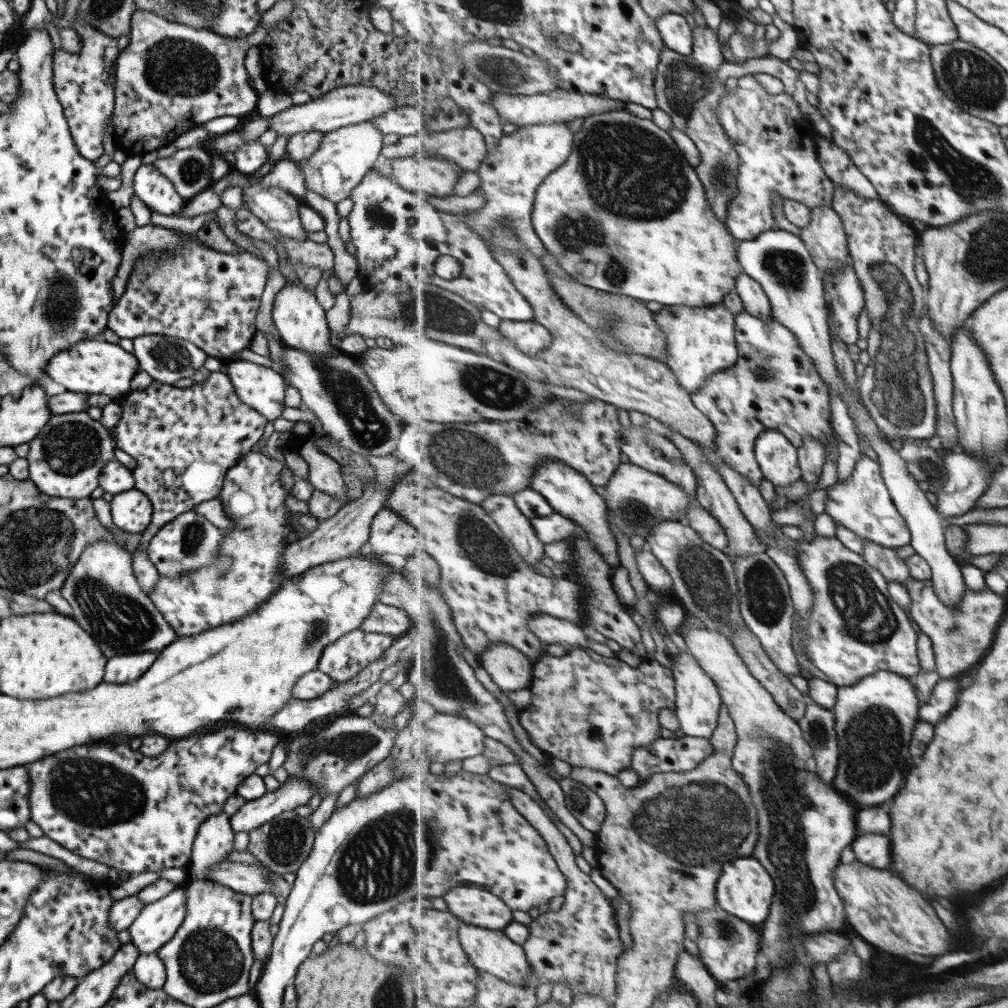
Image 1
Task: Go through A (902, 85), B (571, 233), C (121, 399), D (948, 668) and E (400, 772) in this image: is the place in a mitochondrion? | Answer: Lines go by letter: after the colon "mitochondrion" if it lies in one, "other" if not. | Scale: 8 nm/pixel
A: other
B: mitochondrion
C: other
D: other
E: other

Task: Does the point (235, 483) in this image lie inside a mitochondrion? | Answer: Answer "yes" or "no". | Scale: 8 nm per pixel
no

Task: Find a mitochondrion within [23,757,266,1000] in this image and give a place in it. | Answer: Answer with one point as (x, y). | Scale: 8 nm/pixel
(210, 959)

